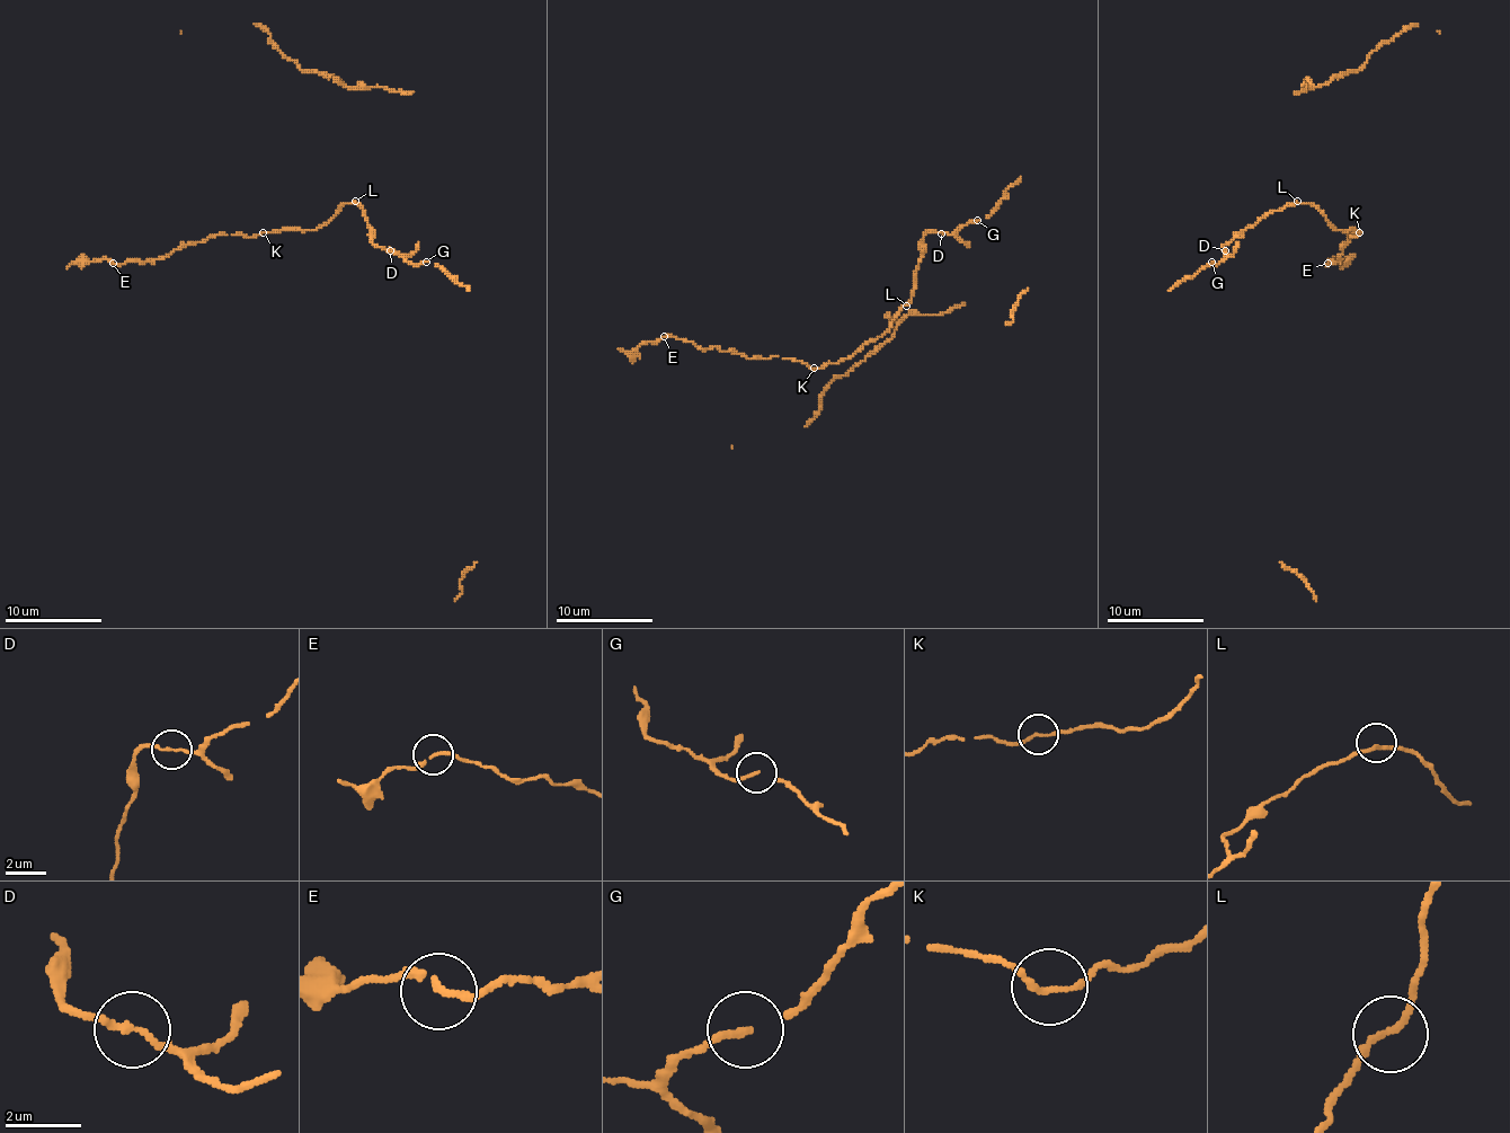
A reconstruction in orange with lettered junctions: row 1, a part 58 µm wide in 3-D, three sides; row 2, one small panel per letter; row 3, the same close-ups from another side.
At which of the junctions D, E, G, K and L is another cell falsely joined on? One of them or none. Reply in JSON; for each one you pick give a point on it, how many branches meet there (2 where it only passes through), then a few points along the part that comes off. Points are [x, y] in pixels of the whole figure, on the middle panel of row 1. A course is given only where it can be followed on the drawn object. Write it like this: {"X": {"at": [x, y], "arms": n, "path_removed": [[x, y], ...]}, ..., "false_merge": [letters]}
{"false_merge": []}

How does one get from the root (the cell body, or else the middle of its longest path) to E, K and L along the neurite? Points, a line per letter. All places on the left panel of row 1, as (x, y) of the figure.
E: (382, 249), (372, 242), (363, 207), (343, 203), (314, 230), (212, 235), (159, 259), (113, 264)
K: (382, 249), (372, 242), (372, 230), (365, 213), (355, 203), (343, 203), (326, 222), (314, 230), (263, 232)
L: (382, 249), (372, 242), (372, 230), (355, 201)

